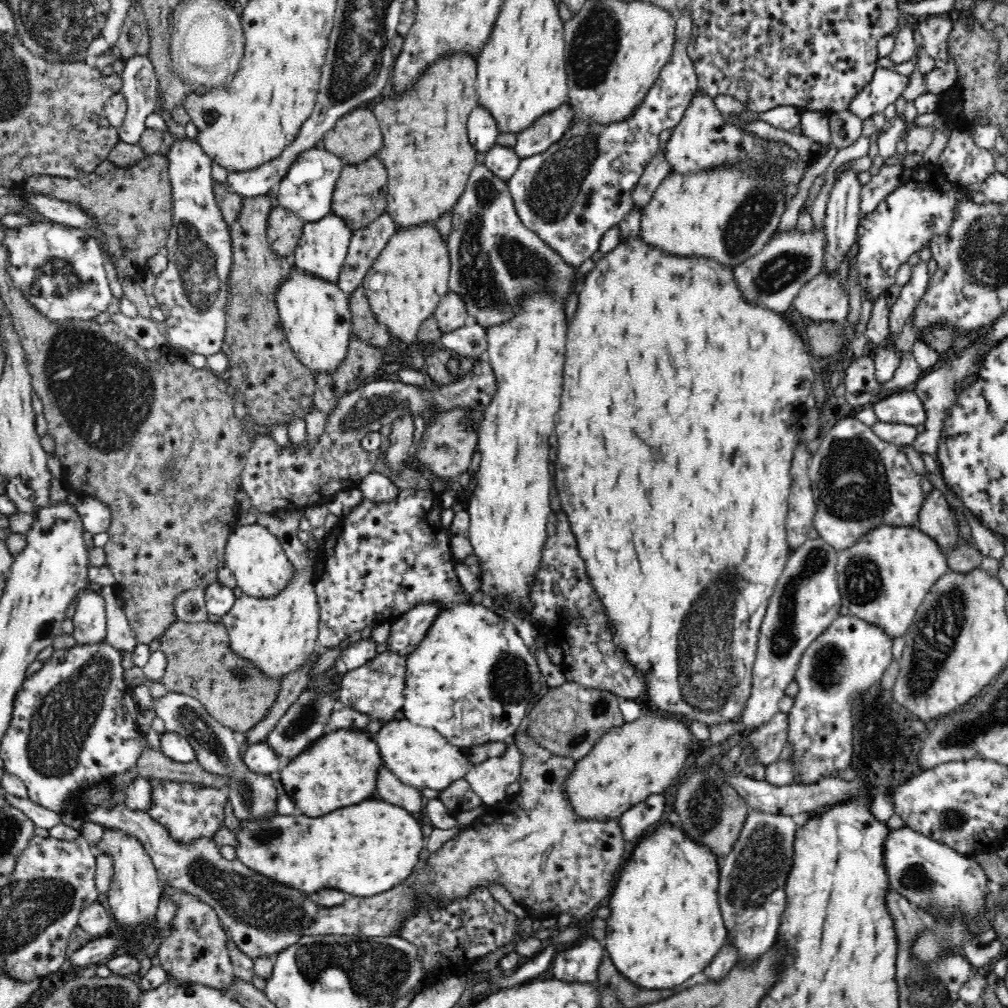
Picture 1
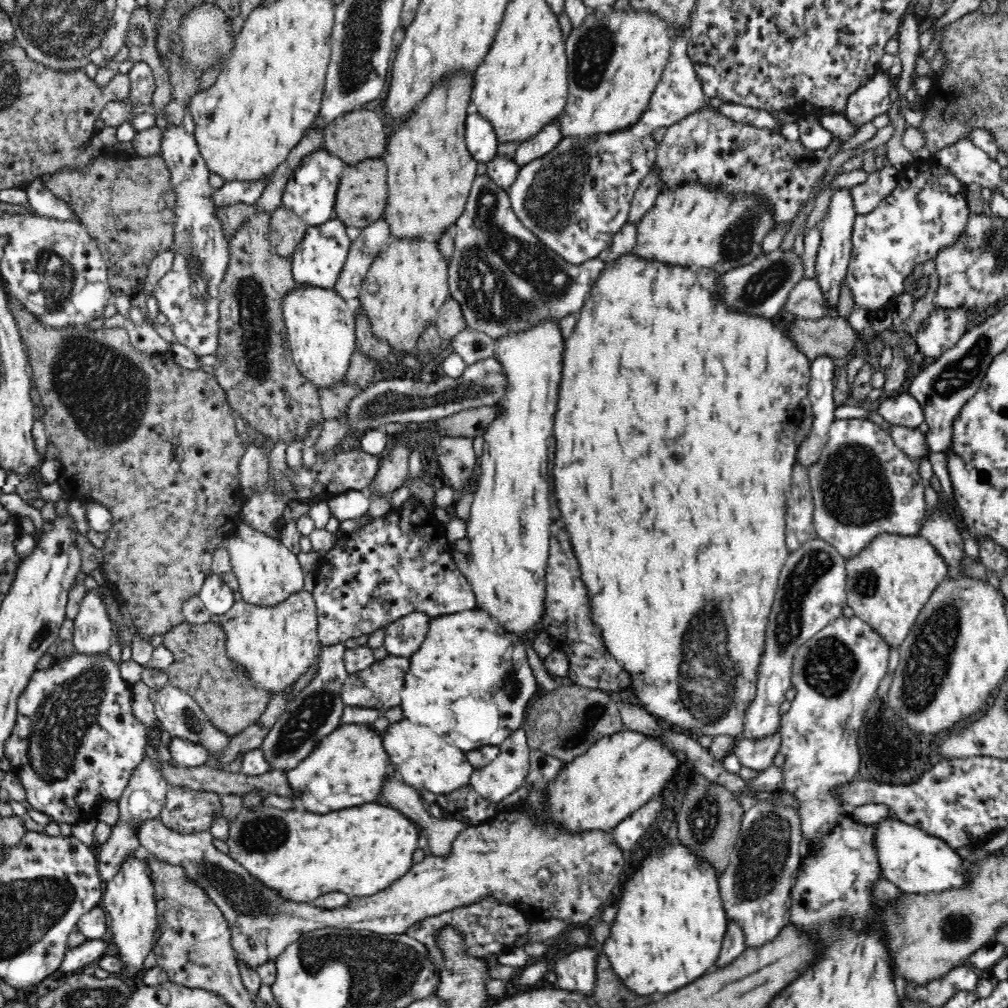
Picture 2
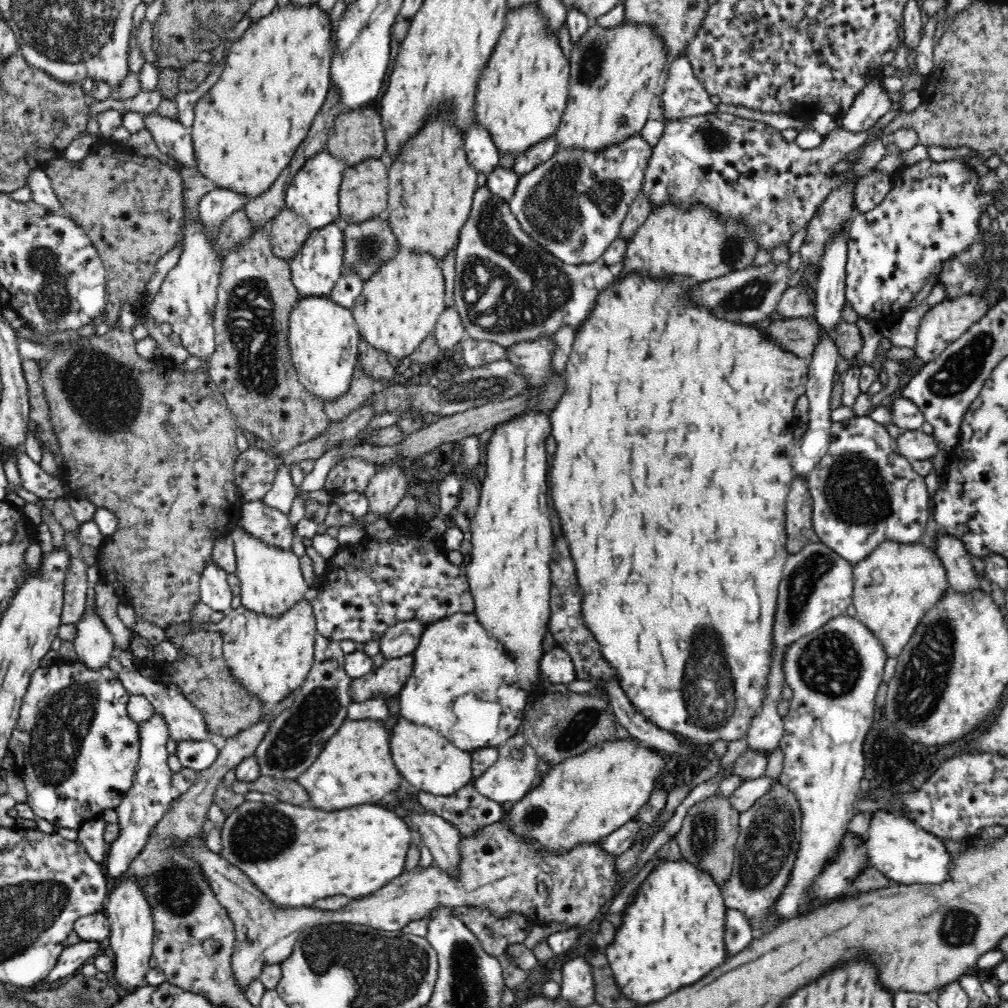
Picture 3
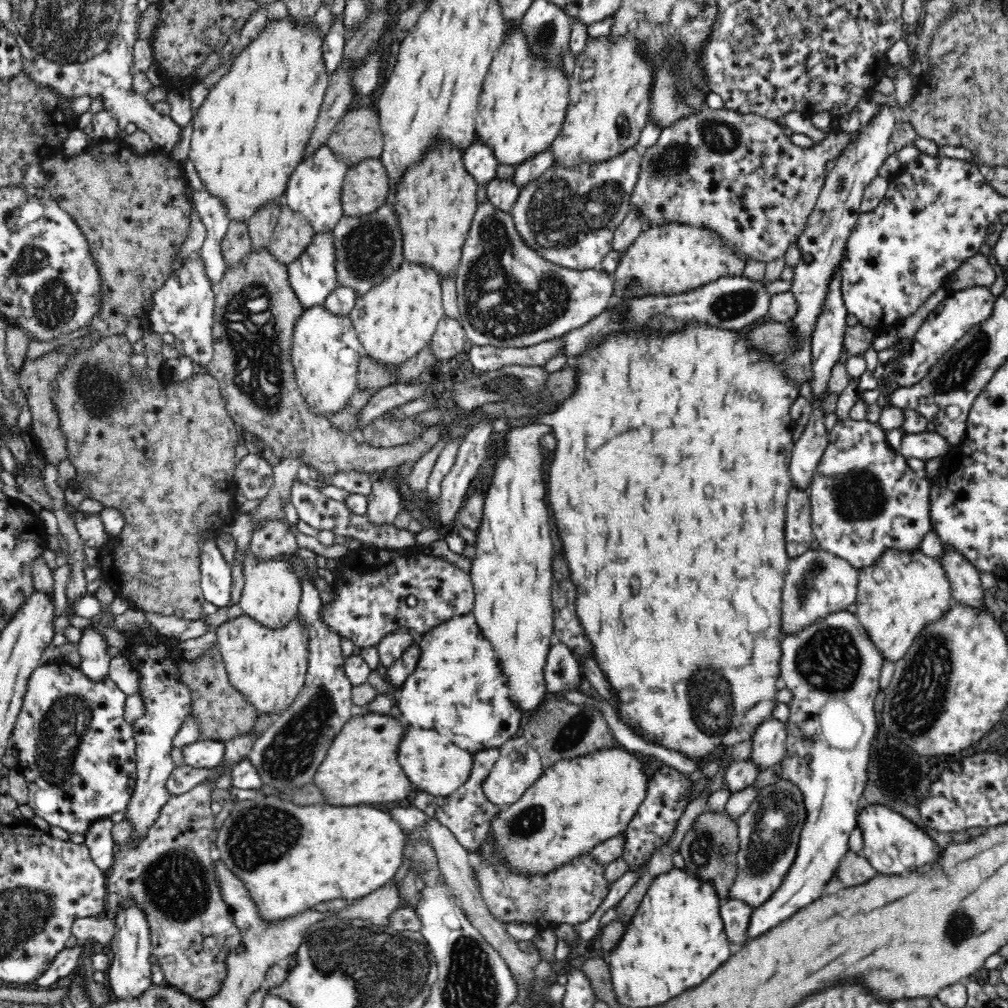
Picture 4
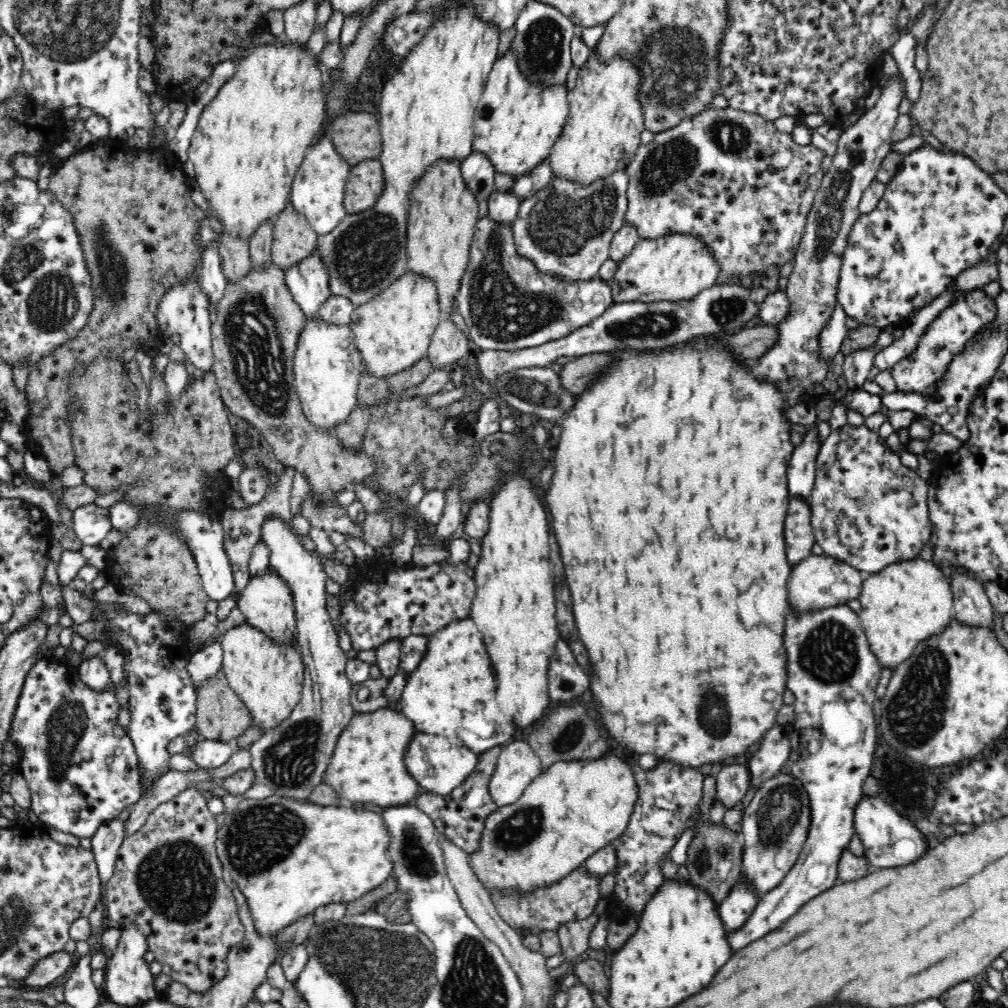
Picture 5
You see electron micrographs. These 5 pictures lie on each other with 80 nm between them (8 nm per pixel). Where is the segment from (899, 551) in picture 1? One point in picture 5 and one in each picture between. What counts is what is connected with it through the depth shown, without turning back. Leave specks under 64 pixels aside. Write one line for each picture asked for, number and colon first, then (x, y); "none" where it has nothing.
2: (887, 584)
3: (897, 583)
4: (903, 591)
5: (904, 603)

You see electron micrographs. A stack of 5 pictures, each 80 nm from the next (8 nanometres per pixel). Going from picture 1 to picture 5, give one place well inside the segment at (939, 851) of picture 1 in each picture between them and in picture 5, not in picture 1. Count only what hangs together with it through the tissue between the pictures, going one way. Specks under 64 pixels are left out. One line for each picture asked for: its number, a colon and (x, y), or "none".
2: (919, 864)
3: (904, 852)
4: (893, 844)
5: (889, 839)

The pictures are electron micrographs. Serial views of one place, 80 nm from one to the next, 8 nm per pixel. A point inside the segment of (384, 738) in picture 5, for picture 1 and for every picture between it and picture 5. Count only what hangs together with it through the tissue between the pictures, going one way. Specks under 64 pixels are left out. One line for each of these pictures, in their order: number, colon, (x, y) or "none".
1: (339, 769)
2: (348, 767)
3: (355, 767)
4: (360, 767)

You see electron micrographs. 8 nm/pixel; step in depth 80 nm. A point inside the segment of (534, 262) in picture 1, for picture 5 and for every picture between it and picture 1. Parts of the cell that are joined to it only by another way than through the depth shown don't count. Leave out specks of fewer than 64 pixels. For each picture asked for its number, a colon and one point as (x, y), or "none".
2: (505, 280)
3: (507, 288)
4: (508, 296)
5: (507, 303)

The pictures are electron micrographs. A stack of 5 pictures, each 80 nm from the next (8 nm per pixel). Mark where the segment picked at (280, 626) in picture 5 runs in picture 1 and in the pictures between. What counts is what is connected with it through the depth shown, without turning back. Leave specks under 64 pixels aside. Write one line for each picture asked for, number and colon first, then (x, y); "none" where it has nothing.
1: (256, 557)
2: (266, 571)
3: (271, 581)
4: (272, 591)

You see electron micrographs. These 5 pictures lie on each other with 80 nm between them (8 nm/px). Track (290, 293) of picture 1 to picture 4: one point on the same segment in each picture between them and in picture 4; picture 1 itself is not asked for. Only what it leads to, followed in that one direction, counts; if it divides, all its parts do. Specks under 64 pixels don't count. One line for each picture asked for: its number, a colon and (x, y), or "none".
2: (320, 329)
3: (323, 336)
4: (325, 351)

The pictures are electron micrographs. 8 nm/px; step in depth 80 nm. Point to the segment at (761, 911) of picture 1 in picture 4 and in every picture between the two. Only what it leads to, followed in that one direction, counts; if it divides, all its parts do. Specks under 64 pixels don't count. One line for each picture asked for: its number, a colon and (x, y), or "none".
2: (755, 886)
3: (769, 831)
4: (769, 832)

